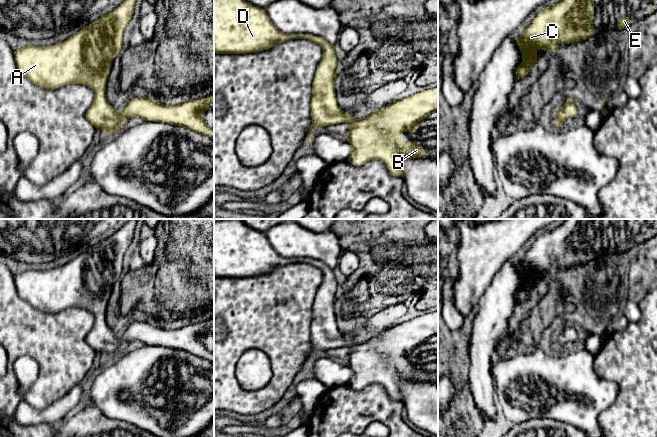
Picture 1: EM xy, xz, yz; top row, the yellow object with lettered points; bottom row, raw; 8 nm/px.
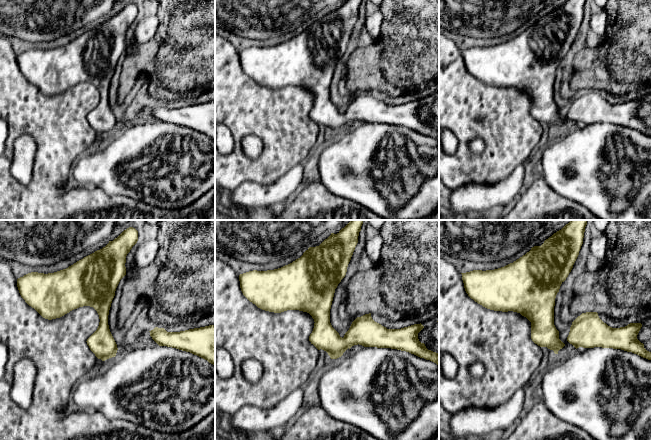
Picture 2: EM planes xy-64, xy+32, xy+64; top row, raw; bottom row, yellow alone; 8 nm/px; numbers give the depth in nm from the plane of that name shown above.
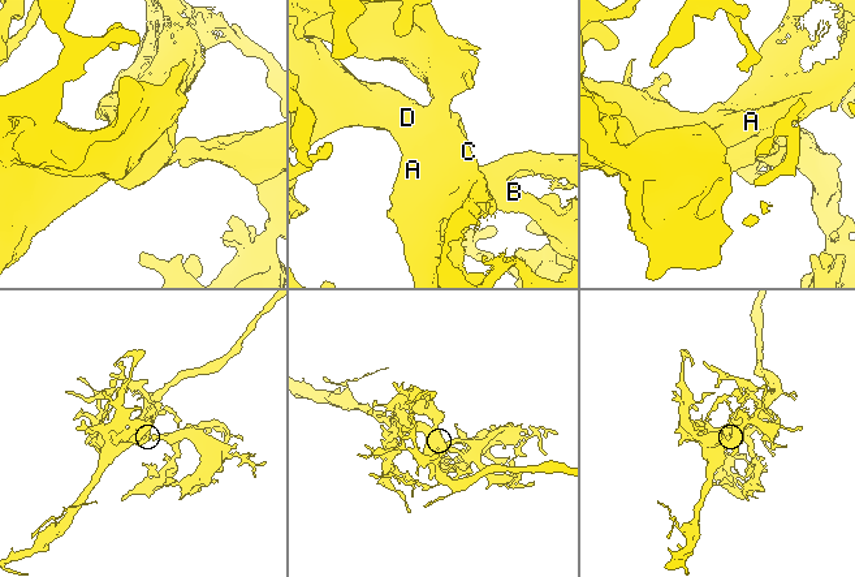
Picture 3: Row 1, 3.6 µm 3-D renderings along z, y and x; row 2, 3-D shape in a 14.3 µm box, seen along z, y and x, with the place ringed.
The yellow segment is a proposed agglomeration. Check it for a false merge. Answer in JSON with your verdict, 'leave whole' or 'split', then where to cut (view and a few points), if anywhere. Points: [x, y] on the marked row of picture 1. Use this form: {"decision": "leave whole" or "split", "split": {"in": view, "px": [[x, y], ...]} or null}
{"decision": "leave whole", "split": null}

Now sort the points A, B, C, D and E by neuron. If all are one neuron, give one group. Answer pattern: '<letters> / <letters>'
A B C D E

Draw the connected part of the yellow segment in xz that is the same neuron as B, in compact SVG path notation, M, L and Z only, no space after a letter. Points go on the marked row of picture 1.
M214 0L214 54L247 54L268 50L273 46L293 39L307 39L322 48L322 58L316 68L312 82L312 97L310 103L312 124L306 140L314 141L314 130L317 127L346 122L348 124L347 140L353 147L353 153L348 161L360 166L371 160L382 161L389 173L403 177L400 167L401 158L425 158L426 154L421 142L403 142L403 132L417 132L420 121L426 119L432 112L438 111L438 87L417 92L391 104L376 109L368 116L354 119L346 114L337 104L335 95L335 80L337 76L338 59L334 45L320 36L312 34L285 34L278 30L270 20L266 11L252 5L246 0Z

